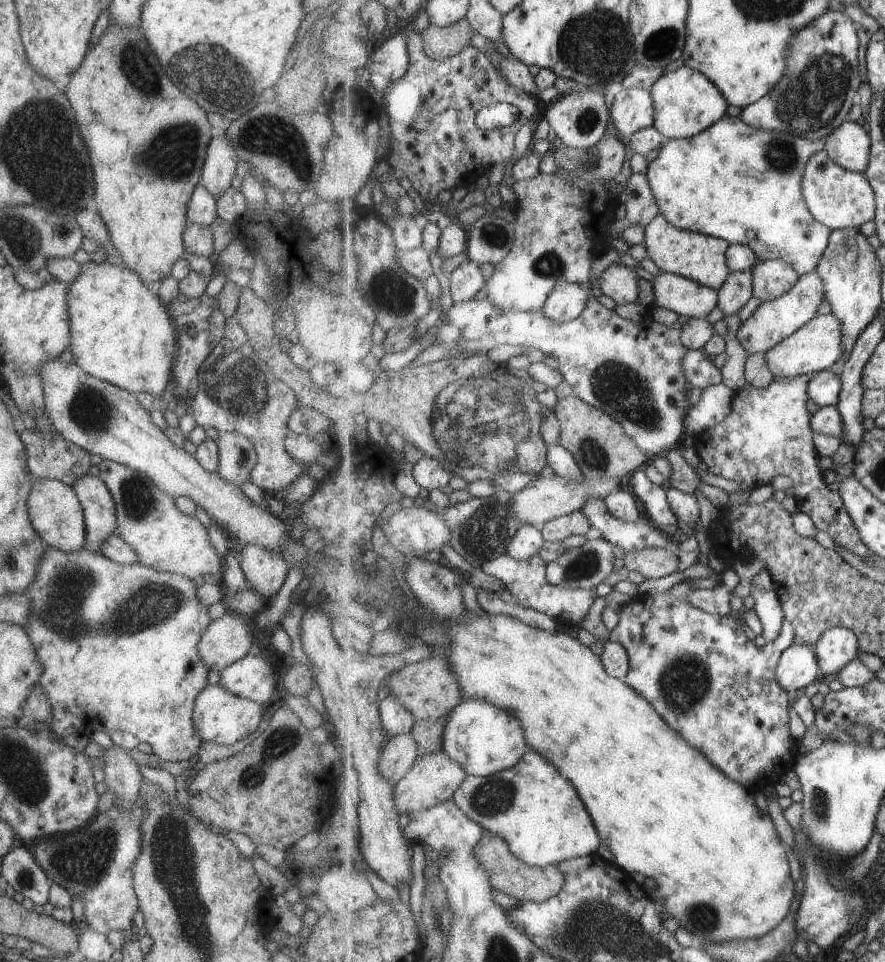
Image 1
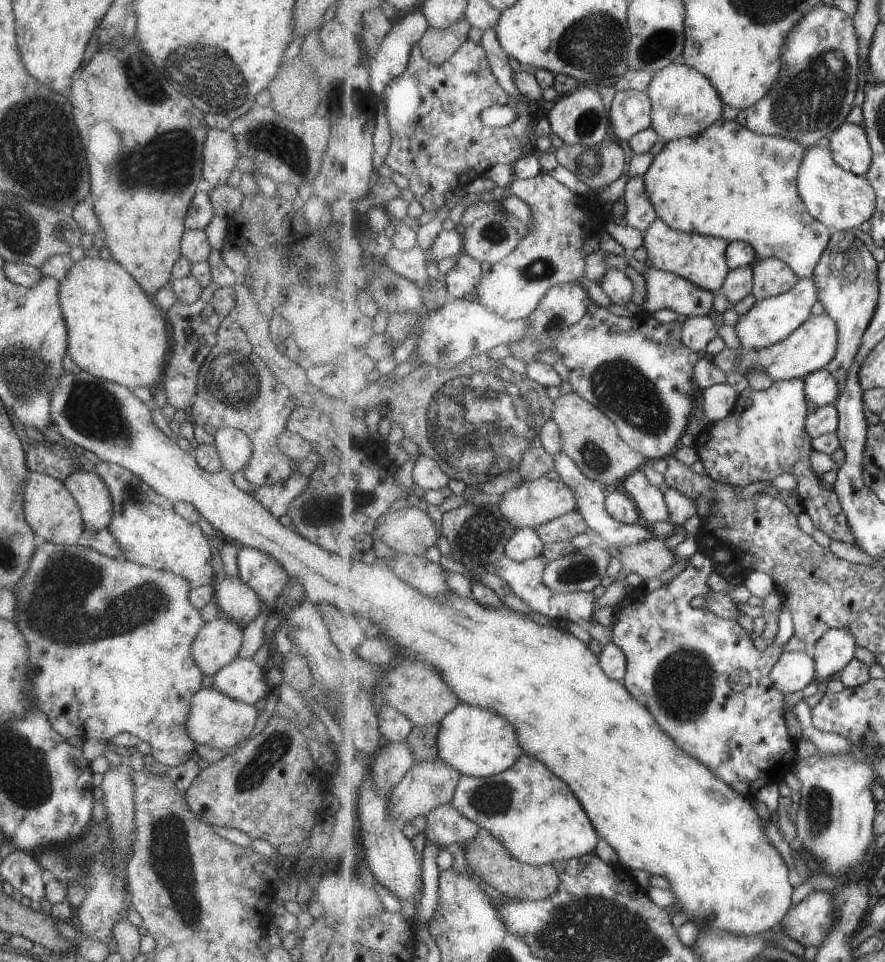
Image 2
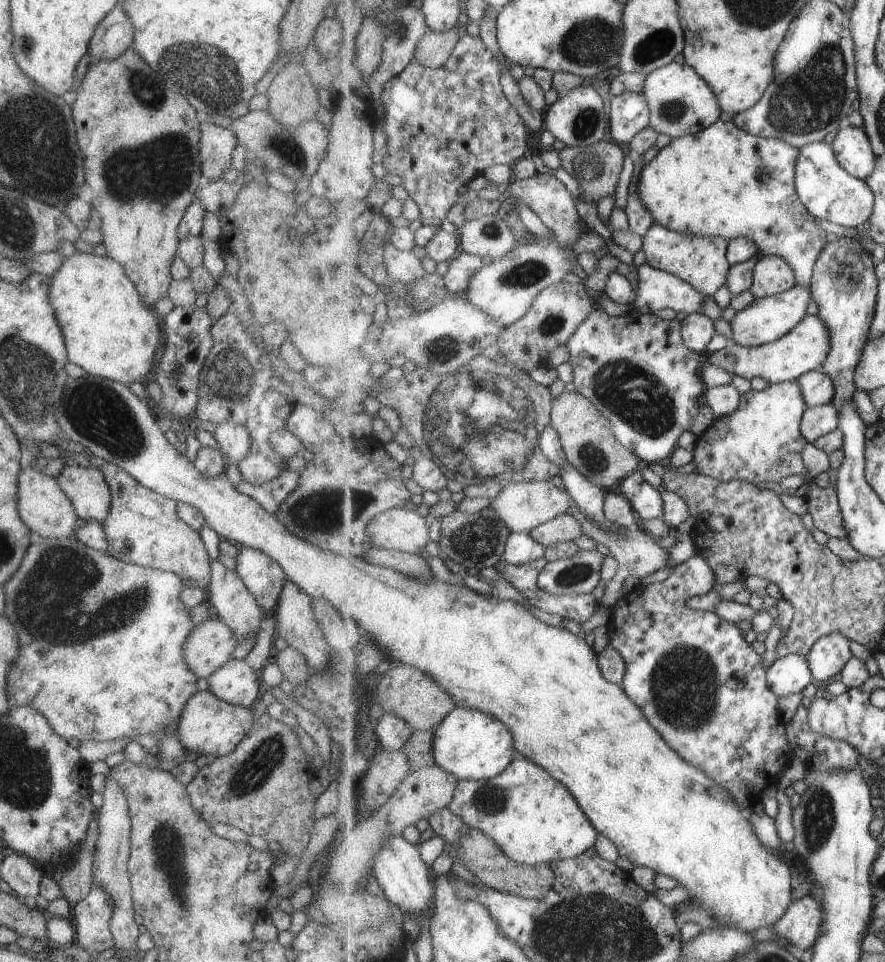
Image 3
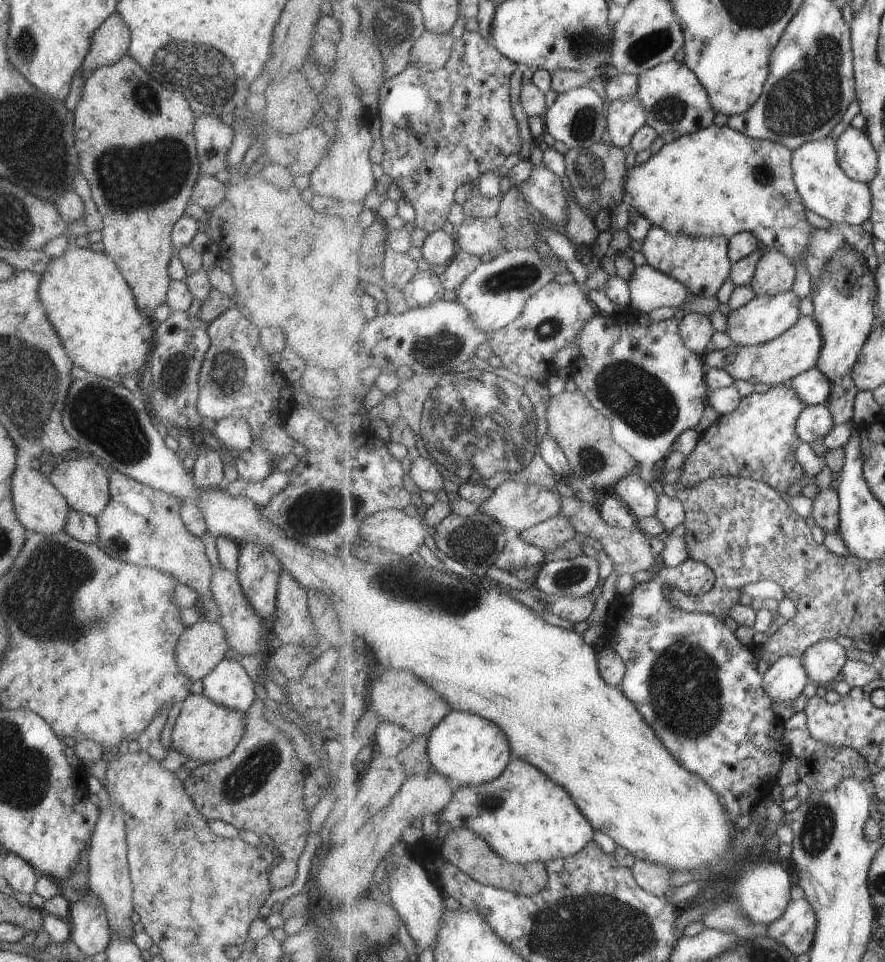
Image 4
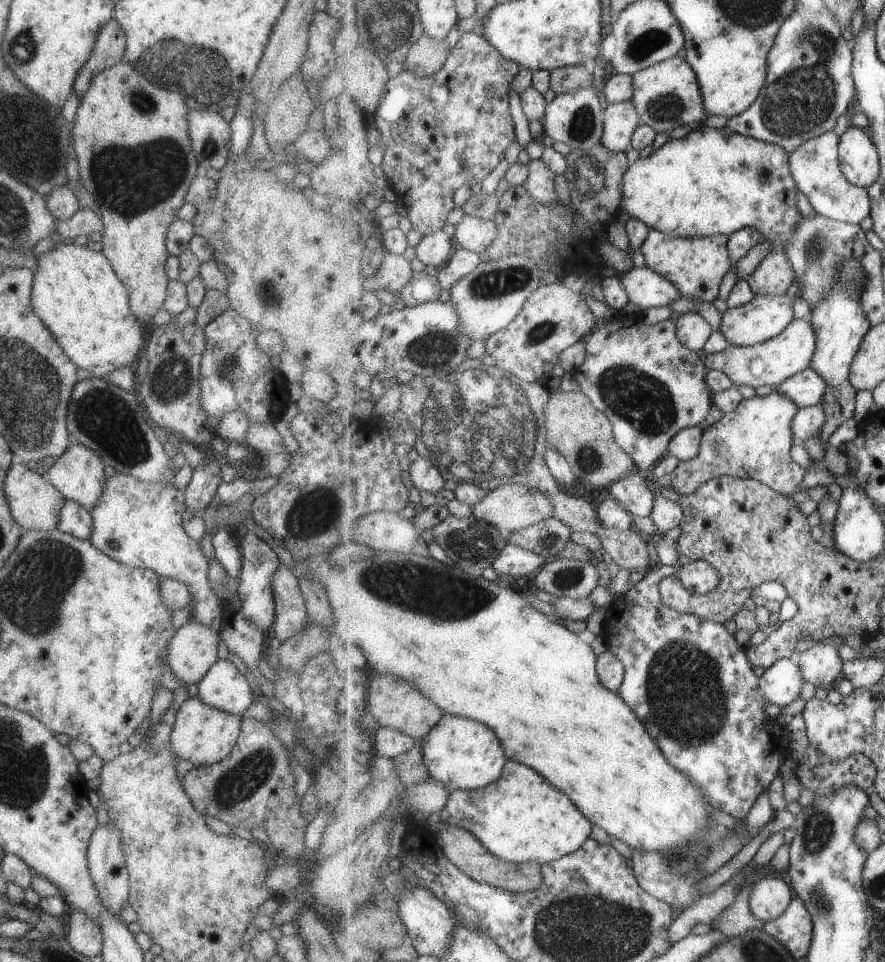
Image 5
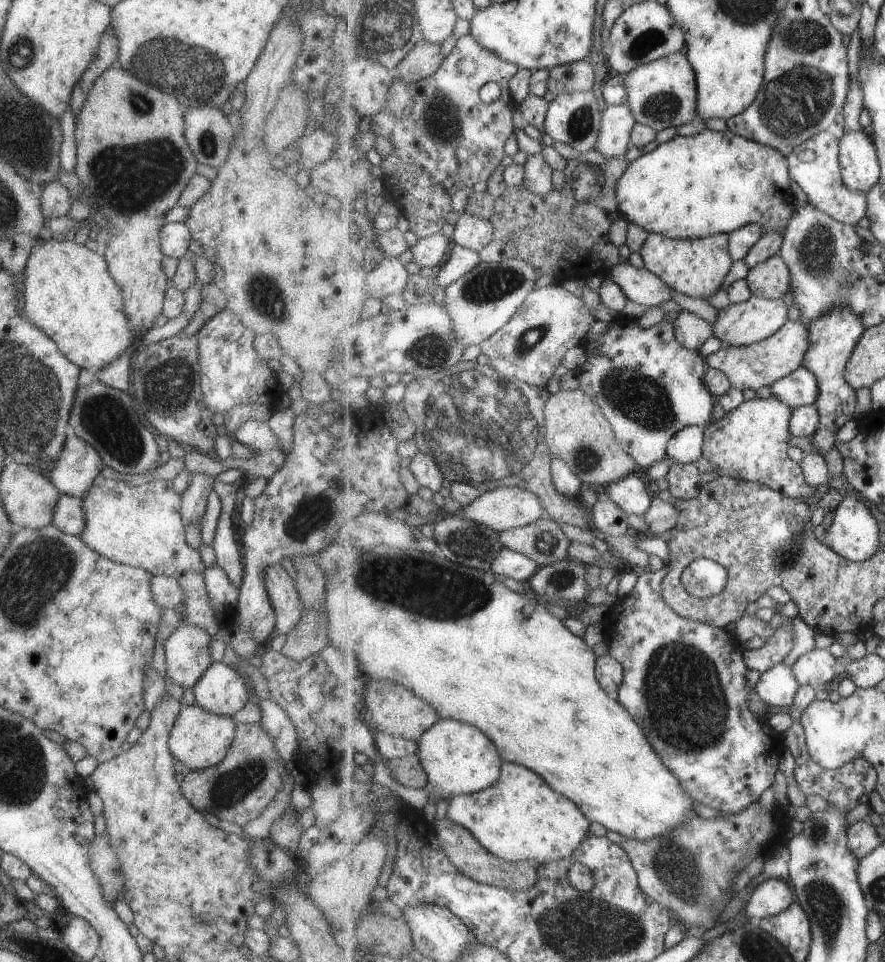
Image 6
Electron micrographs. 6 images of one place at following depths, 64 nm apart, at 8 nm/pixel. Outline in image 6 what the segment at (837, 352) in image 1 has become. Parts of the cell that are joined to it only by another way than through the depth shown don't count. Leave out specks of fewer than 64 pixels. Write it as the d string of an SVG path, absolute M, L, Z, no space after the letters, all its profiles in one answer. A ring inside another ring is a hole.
M787 321L782 329L761 342L742 347L722 346L706 357L706 366L727 374L733 387L743 392L755 391L761 387L770 386L773 382L795 372L806 360L810 346L810 328L803 322Z

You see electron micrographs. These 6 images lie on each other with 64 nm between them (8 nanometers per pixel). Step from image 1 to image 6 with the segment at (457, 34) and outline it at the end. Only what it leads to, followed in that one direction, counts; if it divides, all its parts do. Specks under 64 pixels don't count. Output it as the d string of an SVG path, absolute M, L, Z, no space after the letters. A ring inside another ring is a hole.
M423 38L401 60L401 64L395 70L395 75L401 80L407 80L407 82L417 82L433 76L441 68L443 60L445 60L445 56L443 56L441 44L433 44Z

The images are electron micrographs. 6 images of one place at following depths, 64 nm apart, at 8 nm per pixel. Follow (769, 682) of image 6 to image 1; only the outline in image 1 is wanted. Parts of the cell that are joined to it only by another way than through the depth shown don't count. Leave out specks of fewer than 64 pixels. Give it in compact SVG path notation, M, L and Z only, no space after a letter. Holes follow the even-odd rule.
M795 644L783 652L777 669L779 684L789 692L821 679L818 652L809 644Z

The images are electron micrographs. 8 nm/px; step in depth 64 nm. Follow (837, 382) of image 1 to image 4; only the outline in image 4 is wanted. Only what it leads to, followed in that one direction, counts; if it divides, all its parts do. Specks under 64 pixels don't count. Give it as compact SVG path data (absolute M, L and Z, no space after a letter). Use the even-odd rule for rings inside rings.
M817 367L791 379L789 385L797 392L805 406L826 405L831 396L831 388L833 388L829 378Z

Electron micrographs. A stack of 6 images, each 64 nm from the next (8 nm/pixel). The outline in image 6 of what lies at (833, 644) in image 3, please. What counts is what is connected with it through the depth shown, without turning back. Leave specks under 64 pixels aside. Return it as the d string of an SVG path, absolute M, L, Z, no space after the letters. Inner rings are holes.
M814 648L802 654L793 664L795 676L801 684L809 684L812 688L825 688L835 678L844 675L845 668L839 664L837 656L828 648Z

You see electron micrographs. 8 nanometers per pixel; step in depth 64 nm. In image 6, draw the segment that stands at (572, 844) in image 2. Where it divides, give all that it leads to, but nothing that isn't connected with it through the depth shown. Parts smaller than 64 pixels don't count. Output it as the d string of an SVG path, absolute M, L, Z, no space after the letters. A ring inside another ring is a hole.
M504 761L501 778L494 784L473 794L459 794L446 808L446 817L467 827L488 851L509 862L537 861L546 863L573 856L575 849L590 834L591 821L569 798L557 794L551 785L534 770Z

